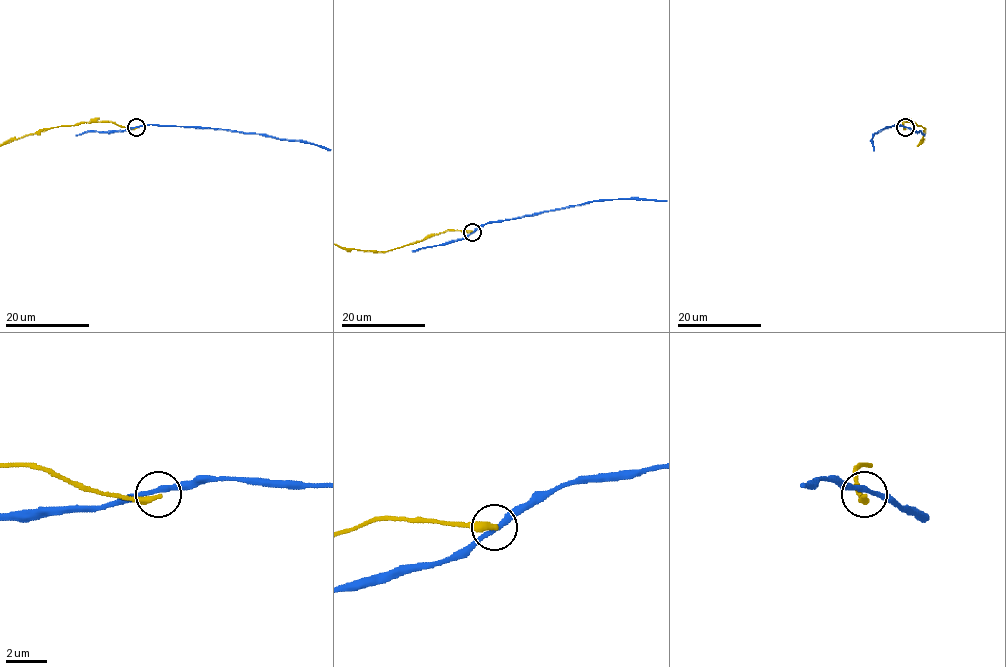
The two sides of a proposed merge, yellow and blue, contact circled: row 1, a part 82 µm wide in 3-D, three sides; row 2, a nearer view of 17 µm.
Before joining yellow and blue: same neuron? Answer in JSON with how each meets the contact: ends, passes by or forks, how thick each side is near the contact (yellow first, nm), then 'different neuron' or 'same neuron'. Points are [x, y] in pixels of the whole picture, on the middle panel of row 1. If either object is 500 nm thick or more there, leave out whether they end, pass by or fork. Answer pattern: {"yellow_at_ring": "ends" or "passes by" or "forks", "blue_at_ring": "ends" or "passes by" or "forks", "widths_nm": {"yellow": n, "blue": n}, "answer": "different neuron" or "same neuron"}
{"yellow_at_ring": "ends", "blue_at_ring": "passes by", "widths_nm": {"yellow": 320, "blue": 260}, "answer": "different neuron"}

